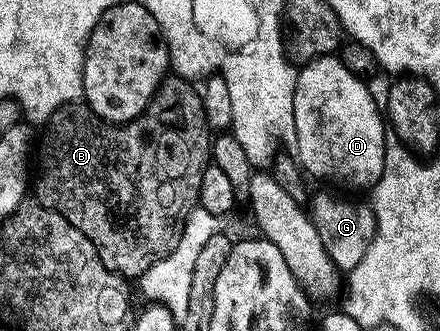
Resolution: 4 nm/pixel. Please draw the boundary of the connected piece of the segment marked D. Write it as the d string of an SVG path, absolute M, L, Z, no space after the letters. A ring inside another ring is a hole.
M340 55L316 56L298 71L294 94L295 132L298 150L295 153L302 169L321 180L334 180L349 188L372 189L379 182L385 165L387 124L382 109L377 108L366 81L345 65Z

